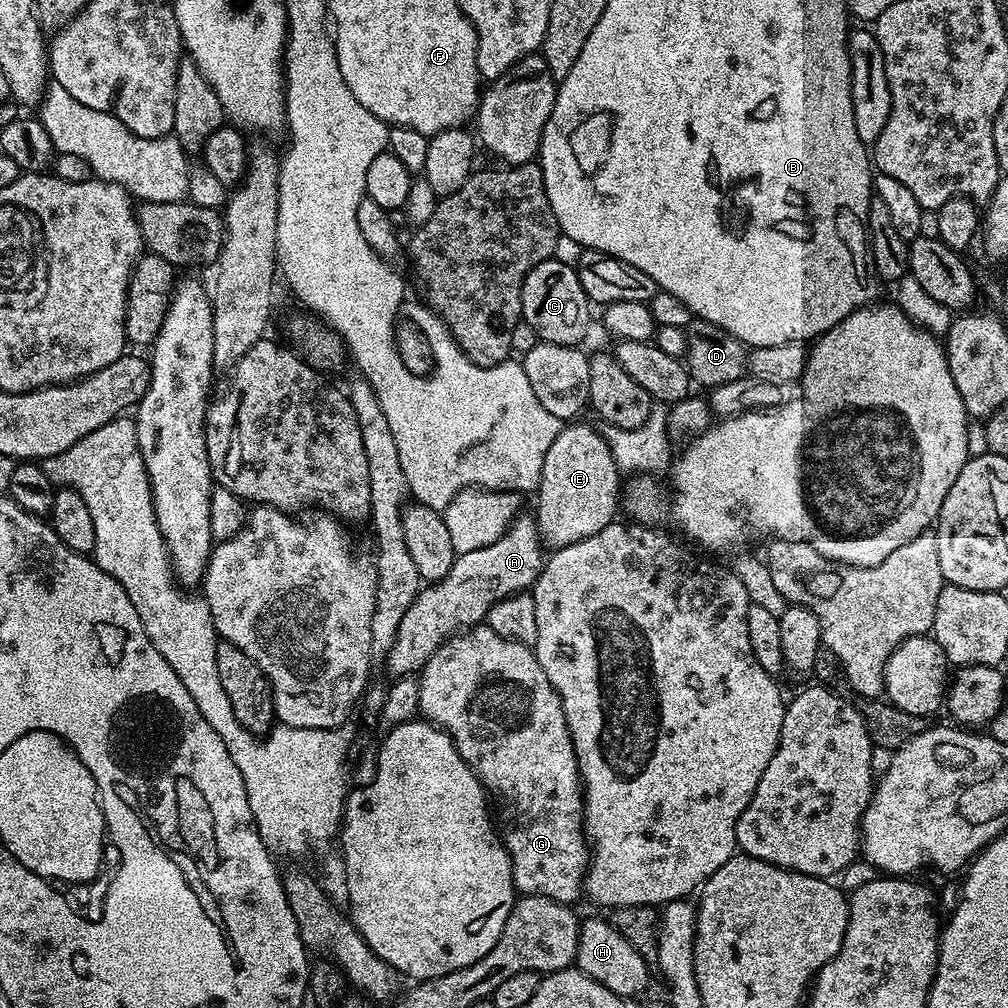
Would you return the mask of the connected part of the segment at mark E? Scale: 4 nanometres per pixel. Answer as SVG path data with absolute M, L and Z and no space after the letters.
M565 423L558 438L550 442L550 450L546 450L546 462L542 462L542 474L534 492L536 529L540 531L541 541L552 550L582 542L582 538L590 538L590 534L598 534L598 530L610 526L617 519L616 508L618 512L622 504L622 473L616 467L610 446L599 431L595 432L590 425L580 423Z

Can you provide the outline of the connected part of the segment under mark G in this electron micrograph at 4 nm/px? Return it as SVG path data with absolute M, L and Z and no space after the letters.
M487 626L466 628L454 636L448 637L443 644L434 650L434 654L418 673L420 681L420 710L423 719L450 734L456 743L460 756L474 770L480 783L484 785L489 797L500 807L498 812L498 831L504 841L504 848L512 863L512 877L516 883L517 893L526 896L550 898L559 904L575 905L575 900L584 892L584 876L588 872L590 859L590 841L584 830L584 790L580 778L580 767L576 761L576 751L572 745L572 735L566 726L566 714L562 710L560 695L554 690L550 678L546 678L546 670L538 662L535 651L529 645L517 640L507 640L502 634L494 634Z

